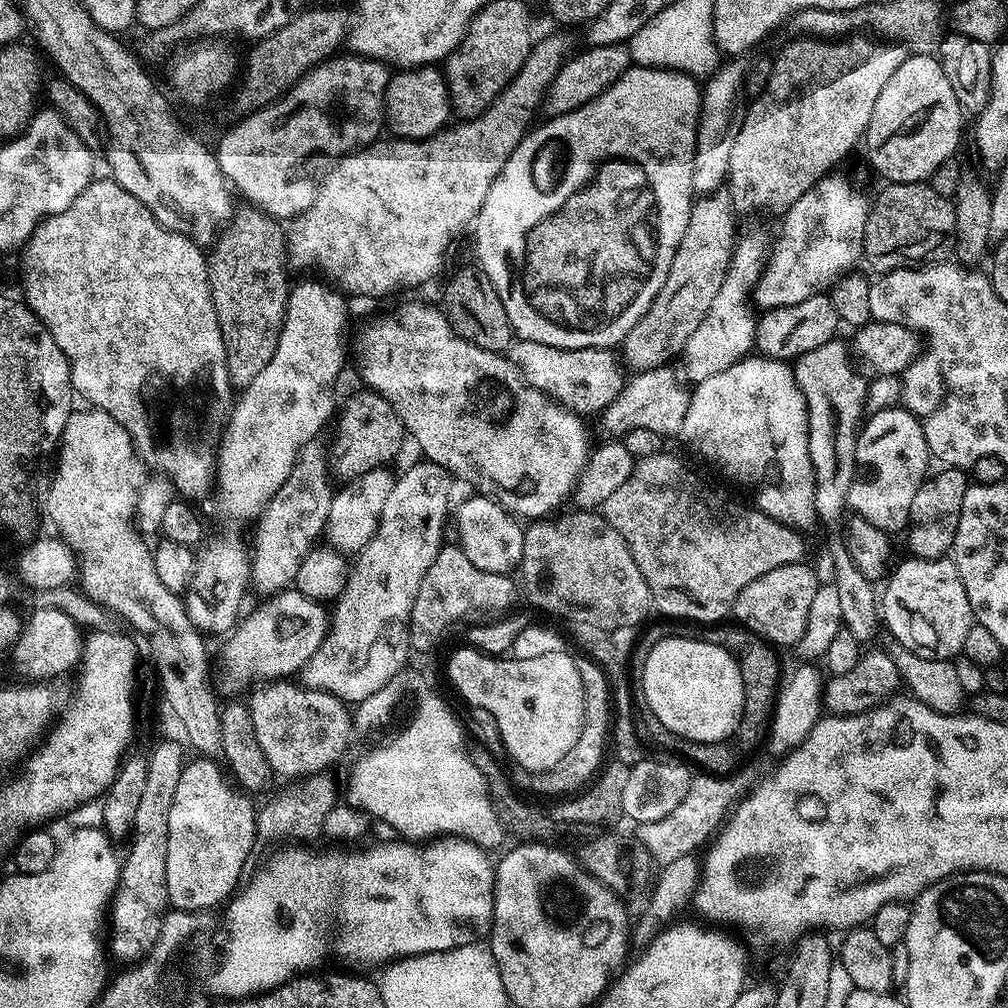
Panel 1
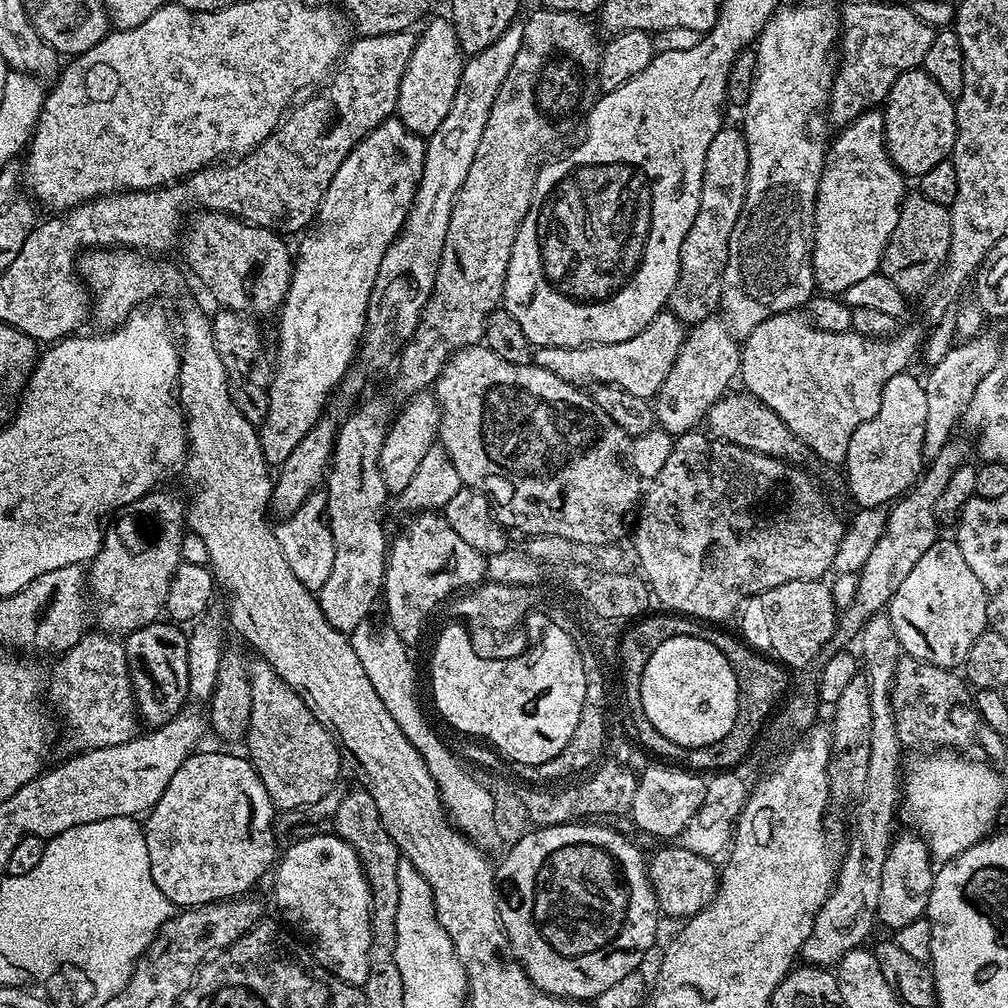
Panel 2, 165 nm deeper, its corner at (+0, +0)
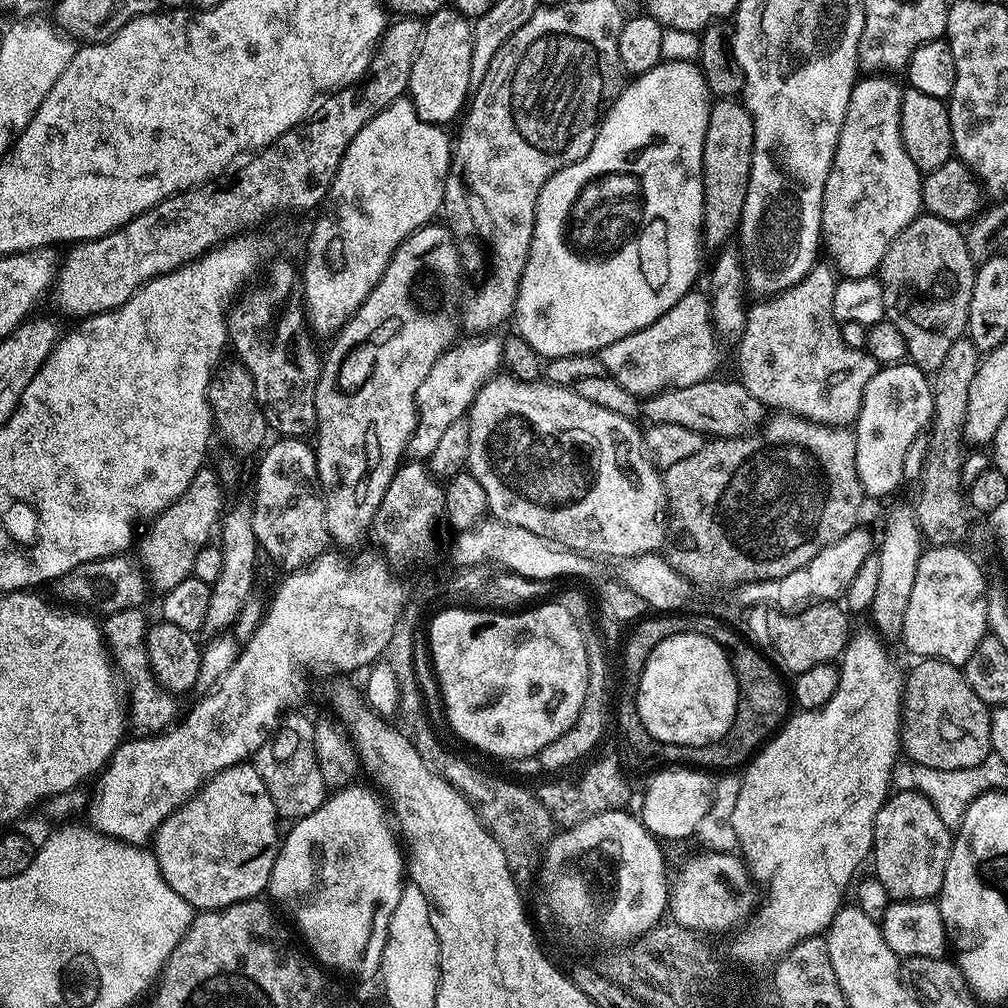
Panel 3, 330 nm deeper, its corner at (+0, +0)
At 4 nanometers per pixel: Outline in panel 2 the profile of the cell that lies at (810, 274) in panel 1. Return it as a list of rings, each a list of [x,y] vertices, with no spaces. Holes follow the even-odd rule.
[[[873,110],[864,112],[854,122],[843,125],[839,129],[836,141],[824,153],[824,165],[822,174],[818,182],[818,194],[816,195],[816,205],[814,206],[814,222],[812,223],[812,273],[816,279],[816,287],[824,294],[842,294],[854,282],[862,282],[862,278],[870,278],[870,274],[880,272],[880,259],[884,256],[886,242],[890,242],[890,234],[894,234],[894,226],[898,226],[898,214],[900,213],[900,203],[906,195],[905,177],[894,166],[894,162],[888,153],[888,147],[884,141],[884,114],[883,111]]]

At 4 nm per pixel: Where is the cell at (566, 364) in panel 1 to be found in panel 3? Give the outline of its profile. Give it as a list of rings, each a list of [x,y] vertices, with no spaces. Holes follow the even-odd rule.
[[[699,290],[686,293],[662,318],[655,320],[650,326],[630,334],[626,338],[618,338],[610,346],[600,349],[598,353],[599,363],[608,375],[613,376],[618,383],[626,386],[630,394],[637,398],[647,398],[654,392],[661,392],[666,388],[681,388],[682,386],[694,386],[703,380],[713,379],[720,368],[720,343],[721,337],[716,331],[712,321],[712,306],[707,295]]]

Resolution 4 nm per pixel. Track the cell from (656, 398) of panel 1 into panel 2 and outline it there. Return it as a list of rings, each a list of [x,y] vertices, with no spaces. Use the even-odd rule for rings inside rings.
[[[707,316],[702,322],[691,325],[687,329],[678,358],[674,358],[674,366],[670,366],[670,374],[666,374],[666,382],[662,382],[654,397],[656,424],[674,438],[681,436],[683,432],[693,431],[699,425],[696,423],[705,419],[710,406],[731,389],[728,387],[731,386],[732,379],[735,381],[739,377],[741,347],[741,341],[732,335],[723,319]]]

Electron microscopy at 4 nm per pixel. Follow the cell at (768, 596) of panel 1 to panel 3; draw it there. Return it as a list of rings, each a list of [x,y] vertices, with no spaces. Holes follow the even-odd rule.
[[[813,602],[808,608],[791,614],[778,612],[771,606],[756,606],[749,611],[752,613],[748,616],[747,635],[781,673],[795,674],[813,666],[831,664],[844,655],[850,635],[849,613],[840,606],[836,602]]]

